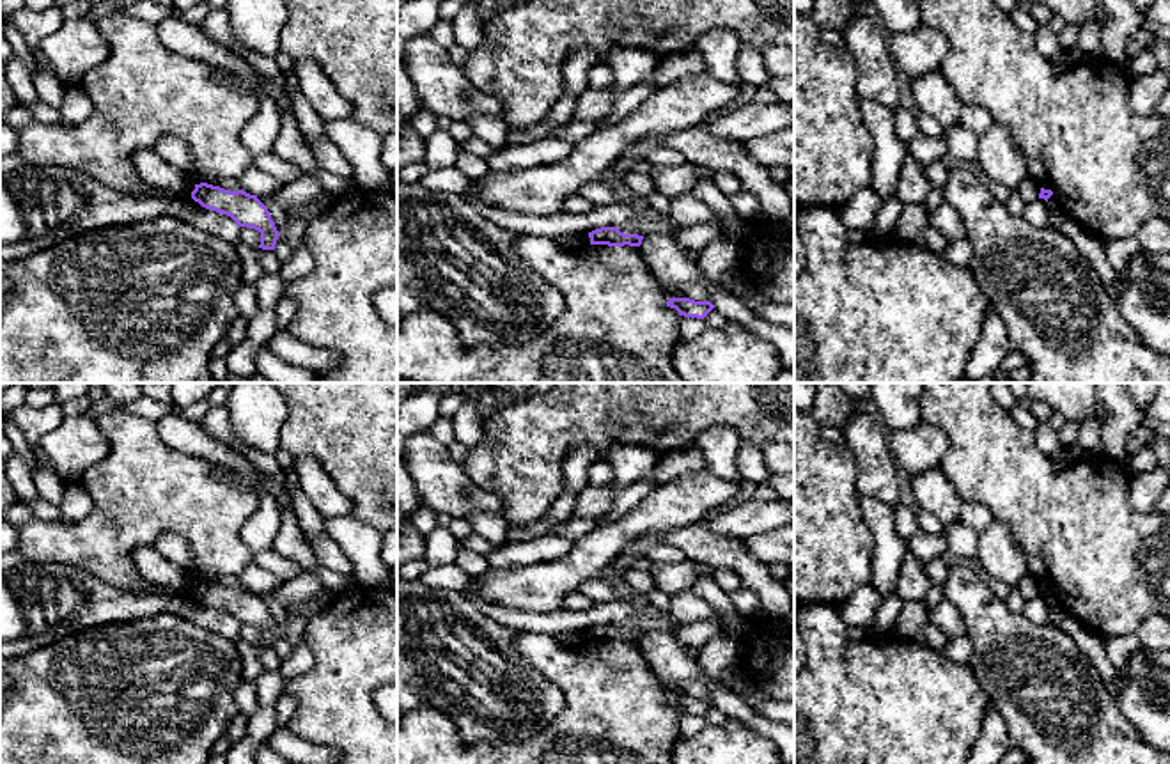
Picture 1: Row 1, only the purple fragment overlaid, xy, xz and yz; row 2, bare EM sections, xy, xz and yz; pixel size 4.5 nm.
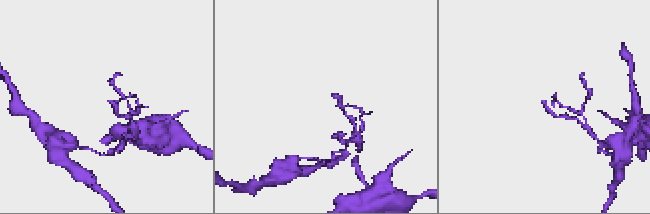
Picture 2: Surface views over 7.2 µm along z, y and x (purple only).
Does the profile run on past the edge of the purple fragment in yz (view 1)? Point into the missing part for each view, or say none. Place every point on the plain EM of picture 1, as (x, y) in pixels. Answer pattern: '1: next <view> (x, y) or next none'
1: next none

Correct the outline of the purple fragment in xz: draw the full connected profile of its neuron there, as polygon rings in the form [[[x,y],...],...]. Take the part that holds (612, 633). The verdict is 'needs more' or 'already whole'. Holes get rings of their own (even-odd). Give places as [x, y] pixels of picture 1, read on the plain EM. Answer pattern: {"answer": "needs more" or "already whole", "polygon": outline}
{"answer": "already whole", "polygon": [[[601,624],[589,629],[590,642],[608,642],[608,643],[640,643],[644,633],[638,631],[624,631],[617,624]]]}

